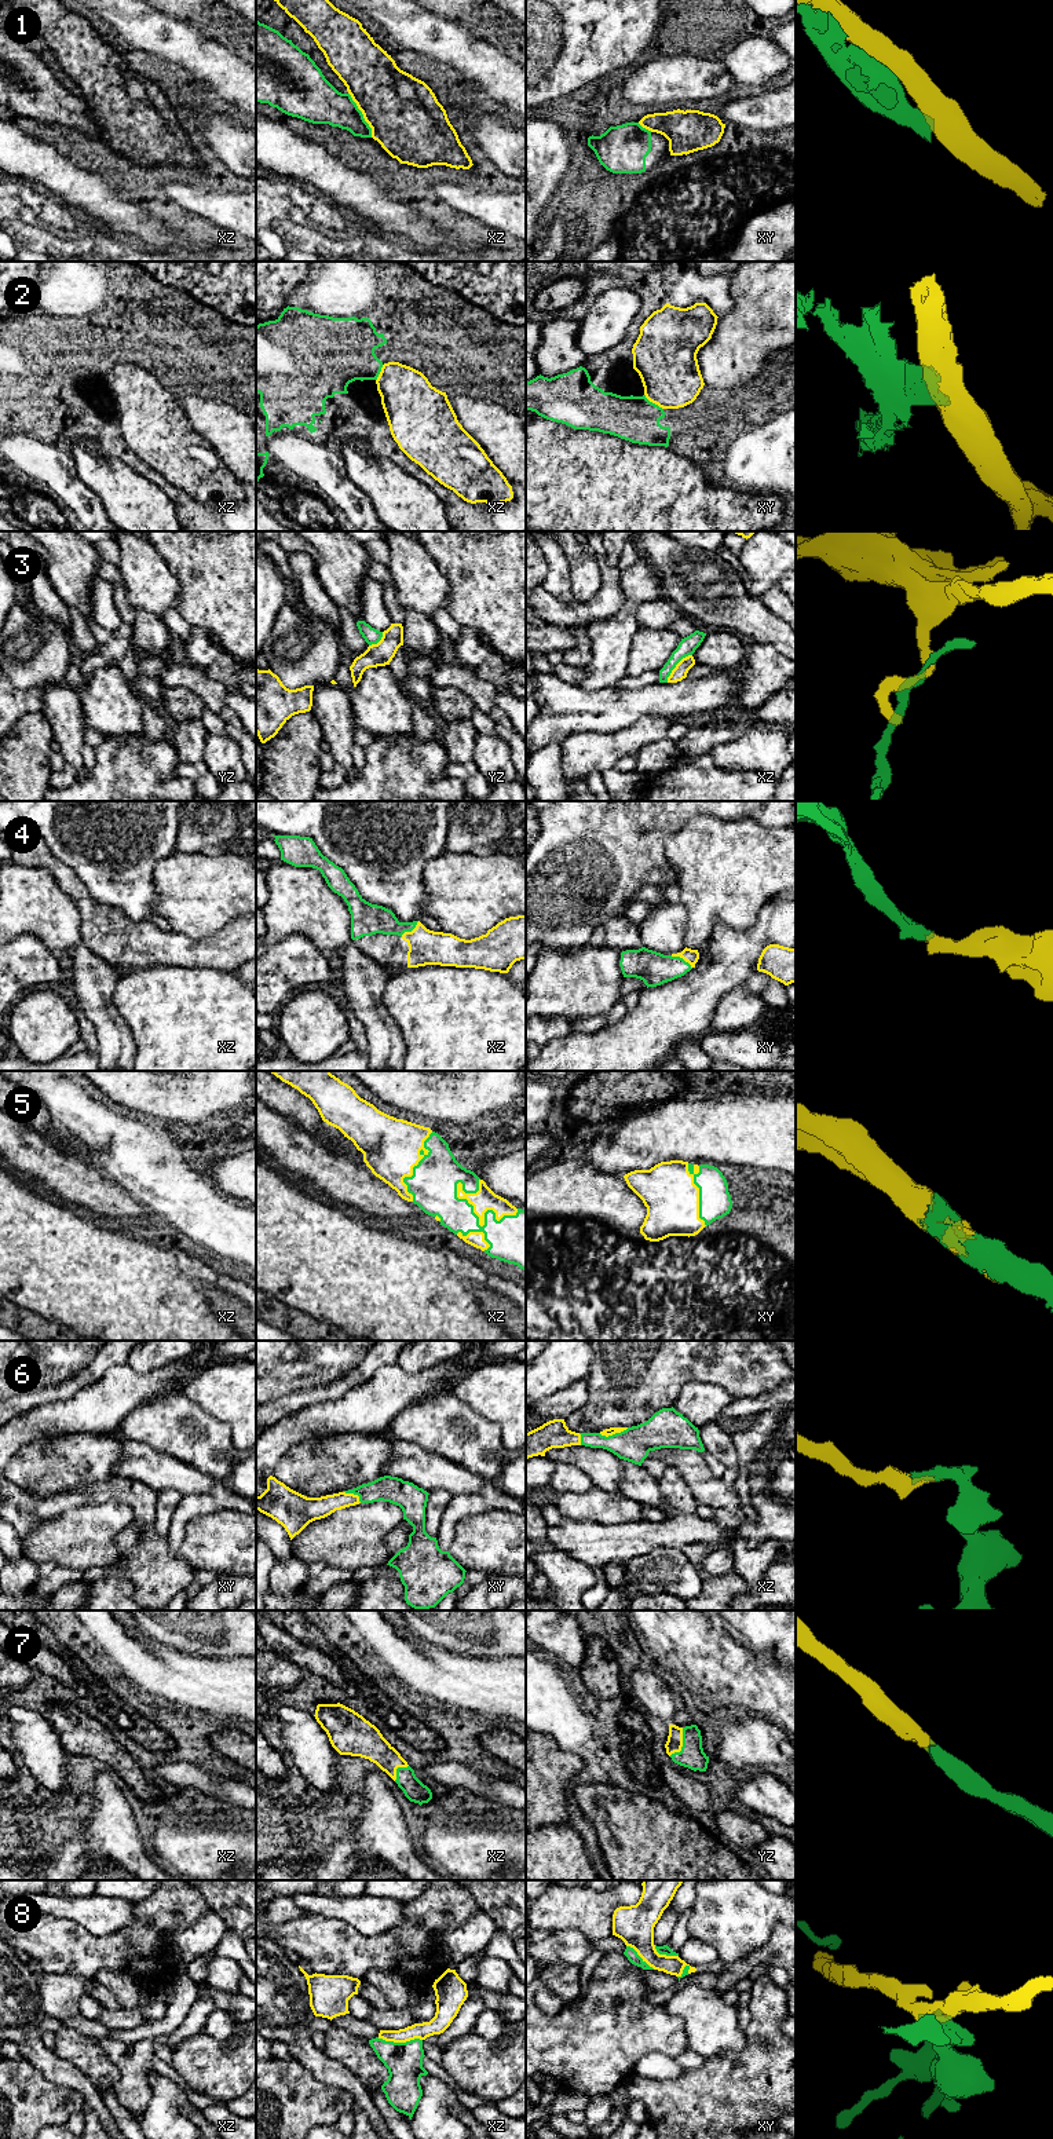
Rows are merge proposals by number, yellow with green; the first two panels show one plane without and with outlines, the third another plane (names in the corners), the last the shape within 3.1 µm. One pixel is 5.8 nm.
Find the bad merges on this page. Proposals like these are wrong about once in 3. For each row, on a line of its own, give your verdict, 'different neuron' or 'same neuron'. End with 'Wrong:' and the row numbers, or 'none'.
1: different neuron
2: different neuron
3: different neuron
4: same neuron
5: same neuron
6: same neuron
7: same neuron
8: different neuron
Wrong: 1, 2, 3, 8

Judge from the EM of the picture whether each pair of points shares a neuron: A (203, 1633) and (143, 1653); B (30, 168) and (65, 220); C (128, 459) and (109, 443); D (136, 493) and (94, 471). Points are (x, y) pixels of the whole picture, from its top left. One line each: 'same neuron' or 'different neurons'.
A: different neurons
B: different neurons
C: same neuron
D: same neuron

